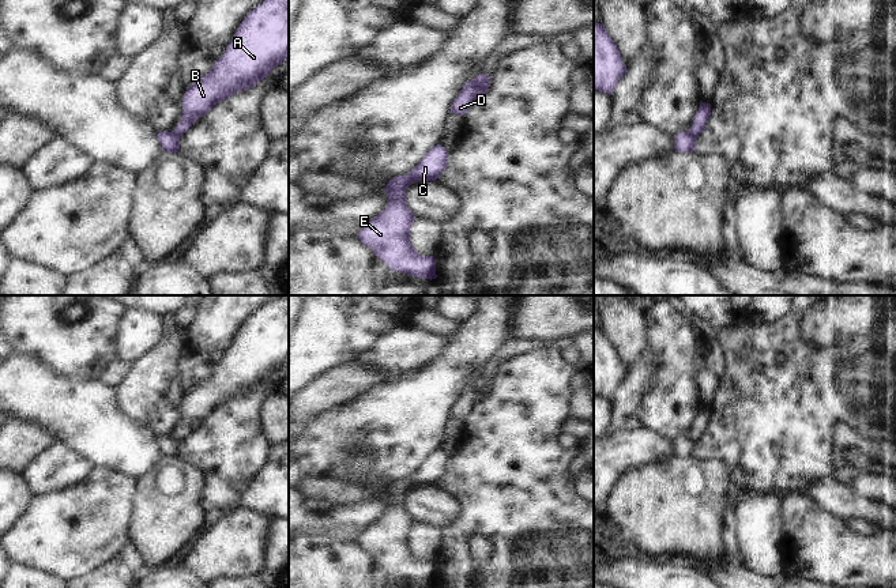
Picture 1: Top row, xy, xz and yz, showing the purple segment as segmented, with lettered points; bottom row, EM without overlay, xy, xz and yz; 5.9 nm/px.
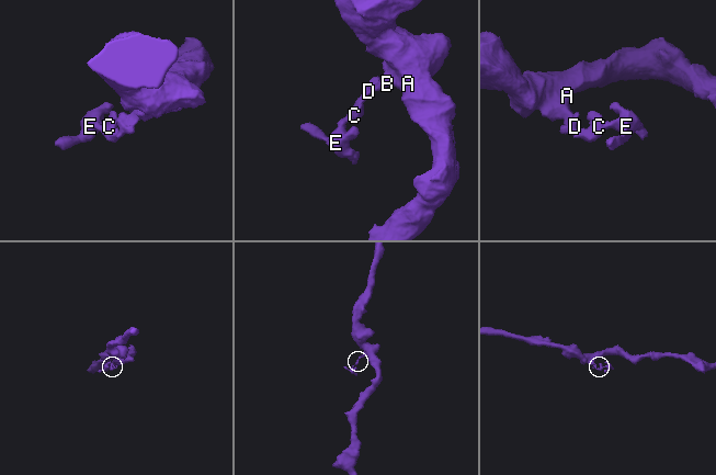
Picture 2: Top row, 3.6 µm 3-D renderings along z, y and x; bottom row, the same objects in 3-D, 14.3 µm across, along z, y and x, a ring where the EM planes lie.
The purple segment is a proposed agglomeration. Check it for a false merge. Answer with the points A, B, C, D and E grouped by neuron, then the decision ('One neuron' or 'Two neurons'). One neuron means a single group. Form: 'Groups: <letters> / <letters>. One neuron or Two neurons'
Groups: A B / C D E. Two neurons.

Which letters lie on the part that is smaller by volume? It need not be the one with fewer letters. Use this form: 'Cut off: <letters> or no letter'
Cut off: C, D, E

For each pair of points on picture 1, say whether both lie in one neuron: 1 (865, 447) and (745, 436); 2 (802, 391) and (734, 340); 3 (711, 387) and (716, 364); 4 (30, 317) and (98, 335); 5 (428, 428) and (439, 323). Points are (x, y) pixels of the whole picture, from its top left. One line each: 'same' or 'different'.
1: same
2: same
3: same
4: same
5: different

